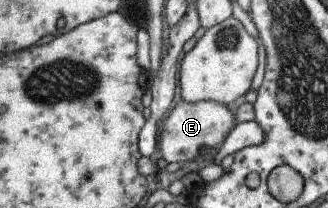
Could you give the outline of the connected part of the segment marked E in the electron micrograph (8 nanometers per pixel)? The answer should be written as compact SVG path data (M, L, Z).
M179 101L171 112L160 121L157 138L157 149L161 153L161 158L166 163L186 163L197 159L203 148L217 148L222 144L232 128L235 126L233 111L225 105L212 102L200 101L197 103L187 103Z

